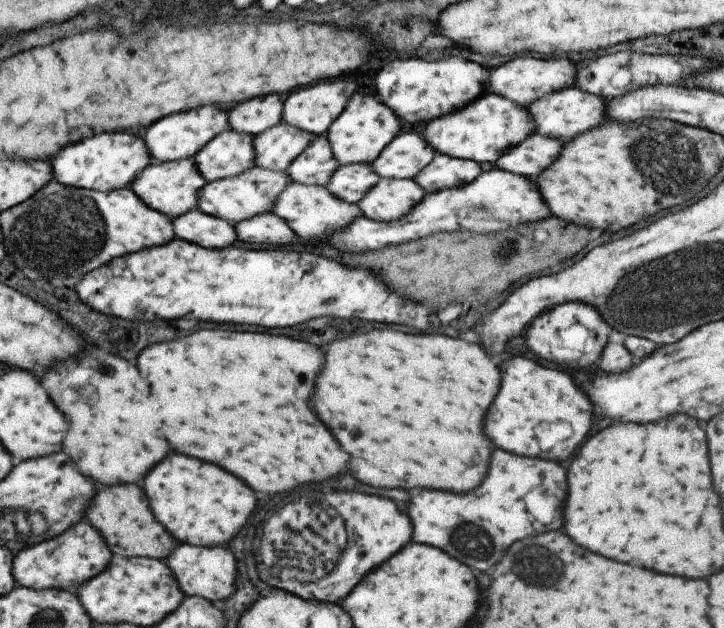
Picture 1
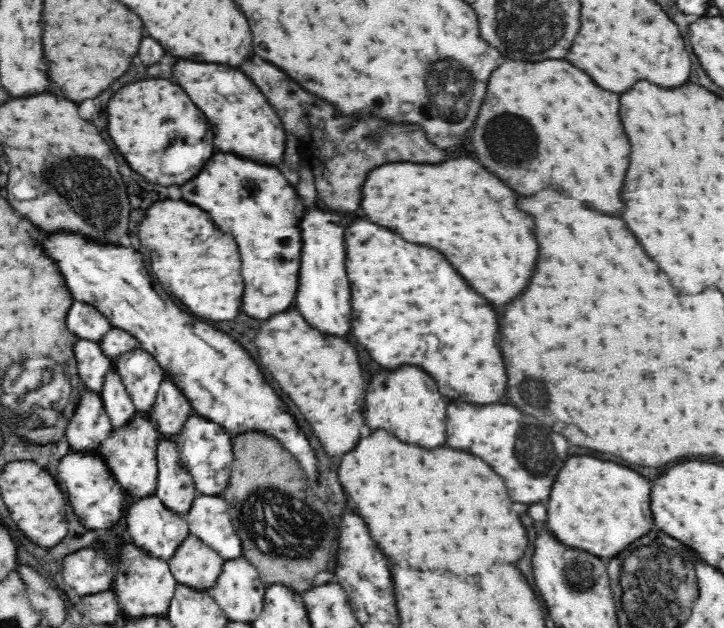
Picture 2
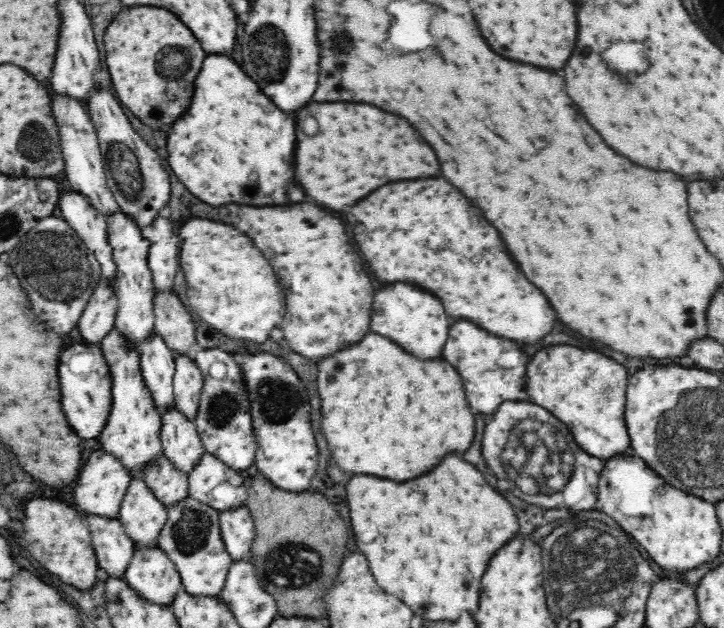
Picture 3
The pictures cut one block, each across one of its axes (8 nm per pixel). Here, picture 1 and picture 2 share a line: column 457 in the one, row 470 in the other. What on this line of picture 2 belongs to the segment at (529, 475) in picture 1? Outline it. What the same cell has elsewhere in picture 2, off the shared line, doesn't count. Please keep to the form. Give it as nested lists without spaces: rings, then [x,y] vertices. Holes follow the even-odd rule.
[[[464,402],[448,404],[446,446],[458,452],[470,452],[486,460],[506,482],[510,500],[516,504],[546,504],[550,488],[568,460],[568,442],[552,434],[550,428],[514,405],[493,403],[472,406]]]

